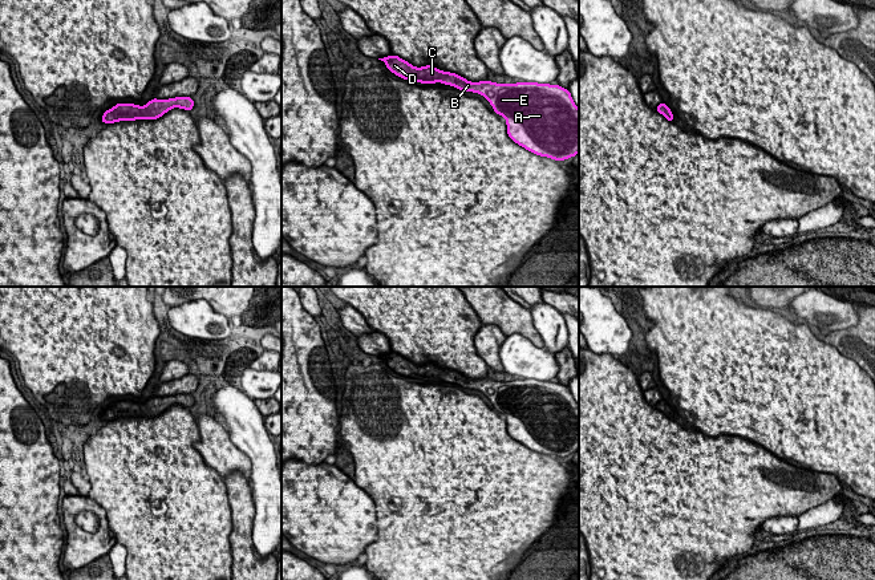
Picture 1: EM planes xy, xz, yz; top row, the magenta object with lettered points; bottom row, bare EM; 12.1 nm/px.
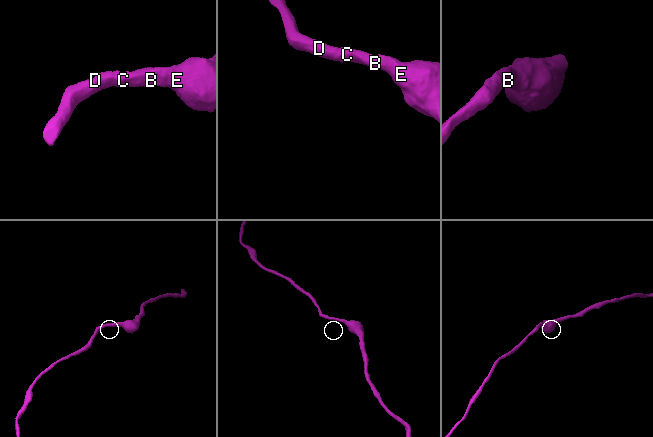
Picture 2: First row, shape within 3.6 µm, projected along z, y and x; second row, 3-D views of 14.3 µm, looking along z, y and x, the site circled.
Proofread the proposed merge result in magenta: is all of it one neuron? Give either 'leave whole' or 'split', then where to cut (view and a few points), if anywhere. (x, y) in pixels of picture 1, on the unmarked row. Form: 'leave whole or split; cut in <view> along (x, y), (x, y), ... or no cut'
leave whole; no cut

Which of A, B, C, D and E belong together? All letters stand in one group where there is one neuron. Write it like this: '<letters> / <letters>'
A B C D E

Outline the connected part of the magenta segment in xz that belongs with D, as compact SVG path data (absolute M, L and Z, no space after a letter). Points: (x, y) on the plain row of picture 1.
M394 352L378 357L404 377L425 382L442 380L482 392L506 417L509 434L536 453L564 458L579 450L579 405L568 386L538 380L470 380L432 362L416 365Z

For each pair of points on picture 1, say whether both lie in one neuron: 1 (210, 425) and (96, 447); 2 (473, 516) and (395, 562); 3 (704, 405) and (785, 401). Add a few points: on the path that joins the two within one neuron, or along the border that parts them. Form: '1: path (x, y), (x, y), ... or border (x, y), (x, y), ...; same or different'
1: border (194, 417), (199, 438), (193, 447), (203, 458); different
2: path (453, 528), (425, 556), (414, 556); same
3: path (724, 402), (765, 401); same

